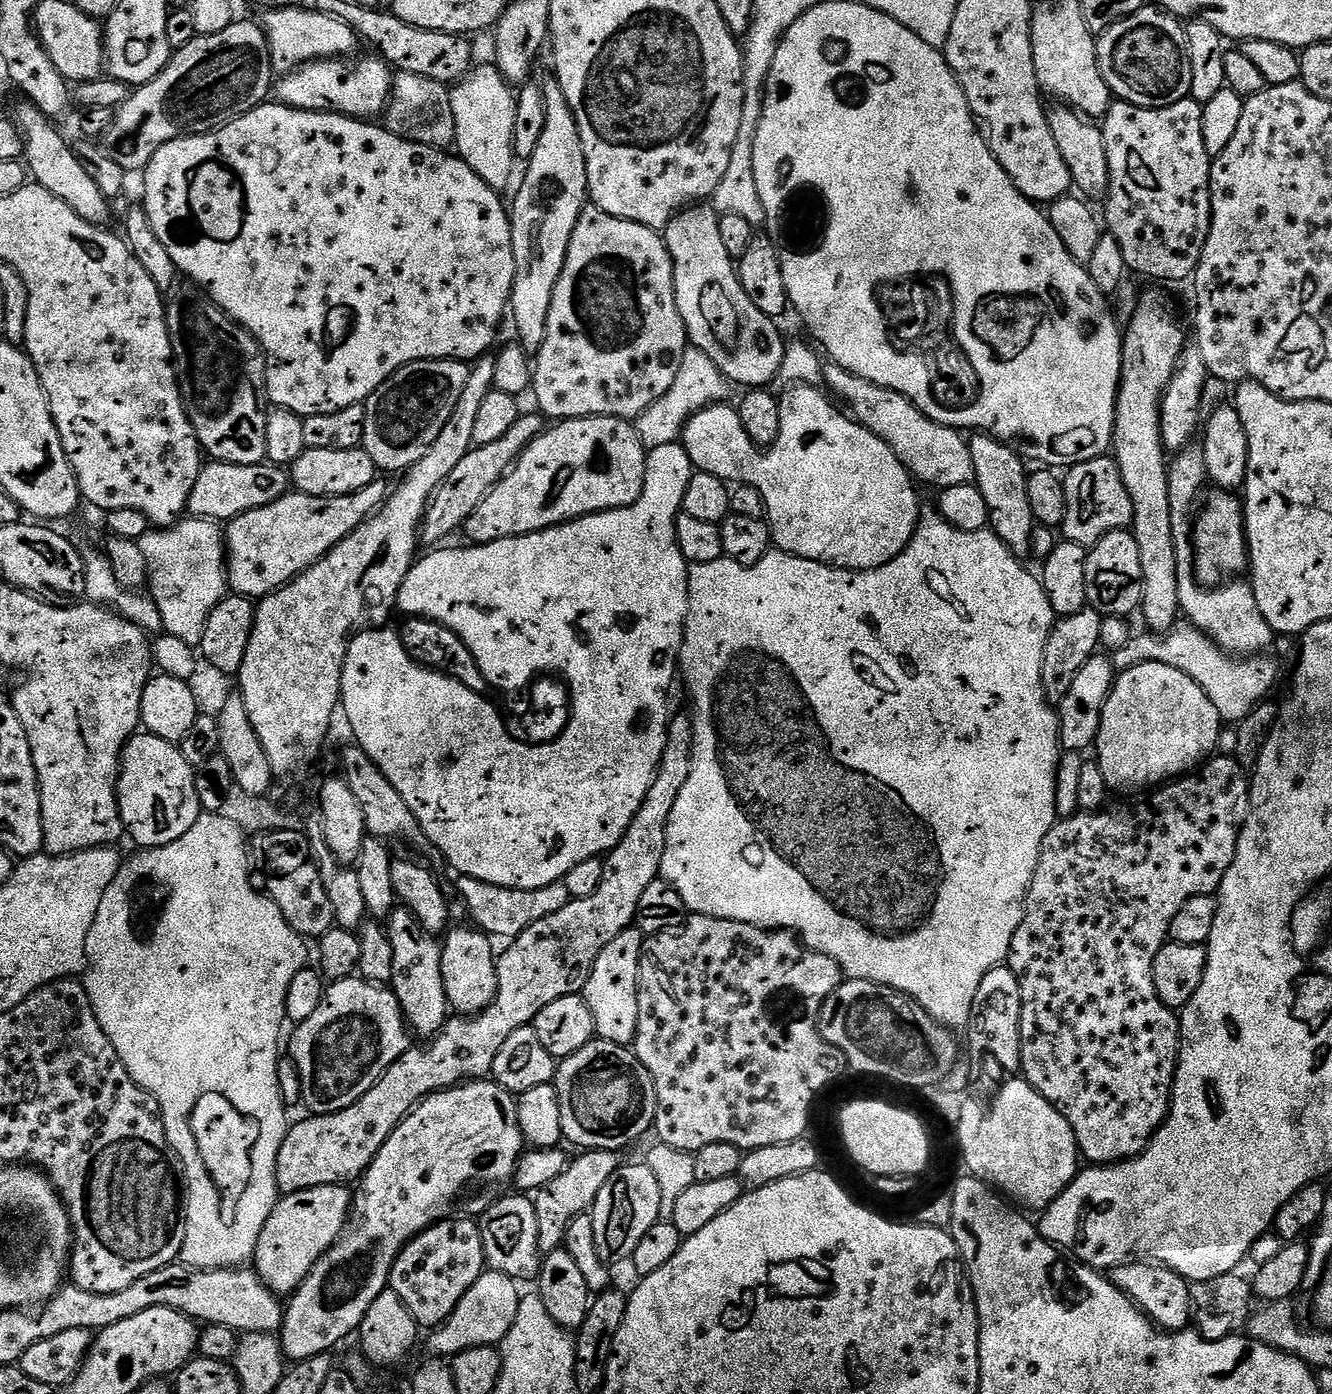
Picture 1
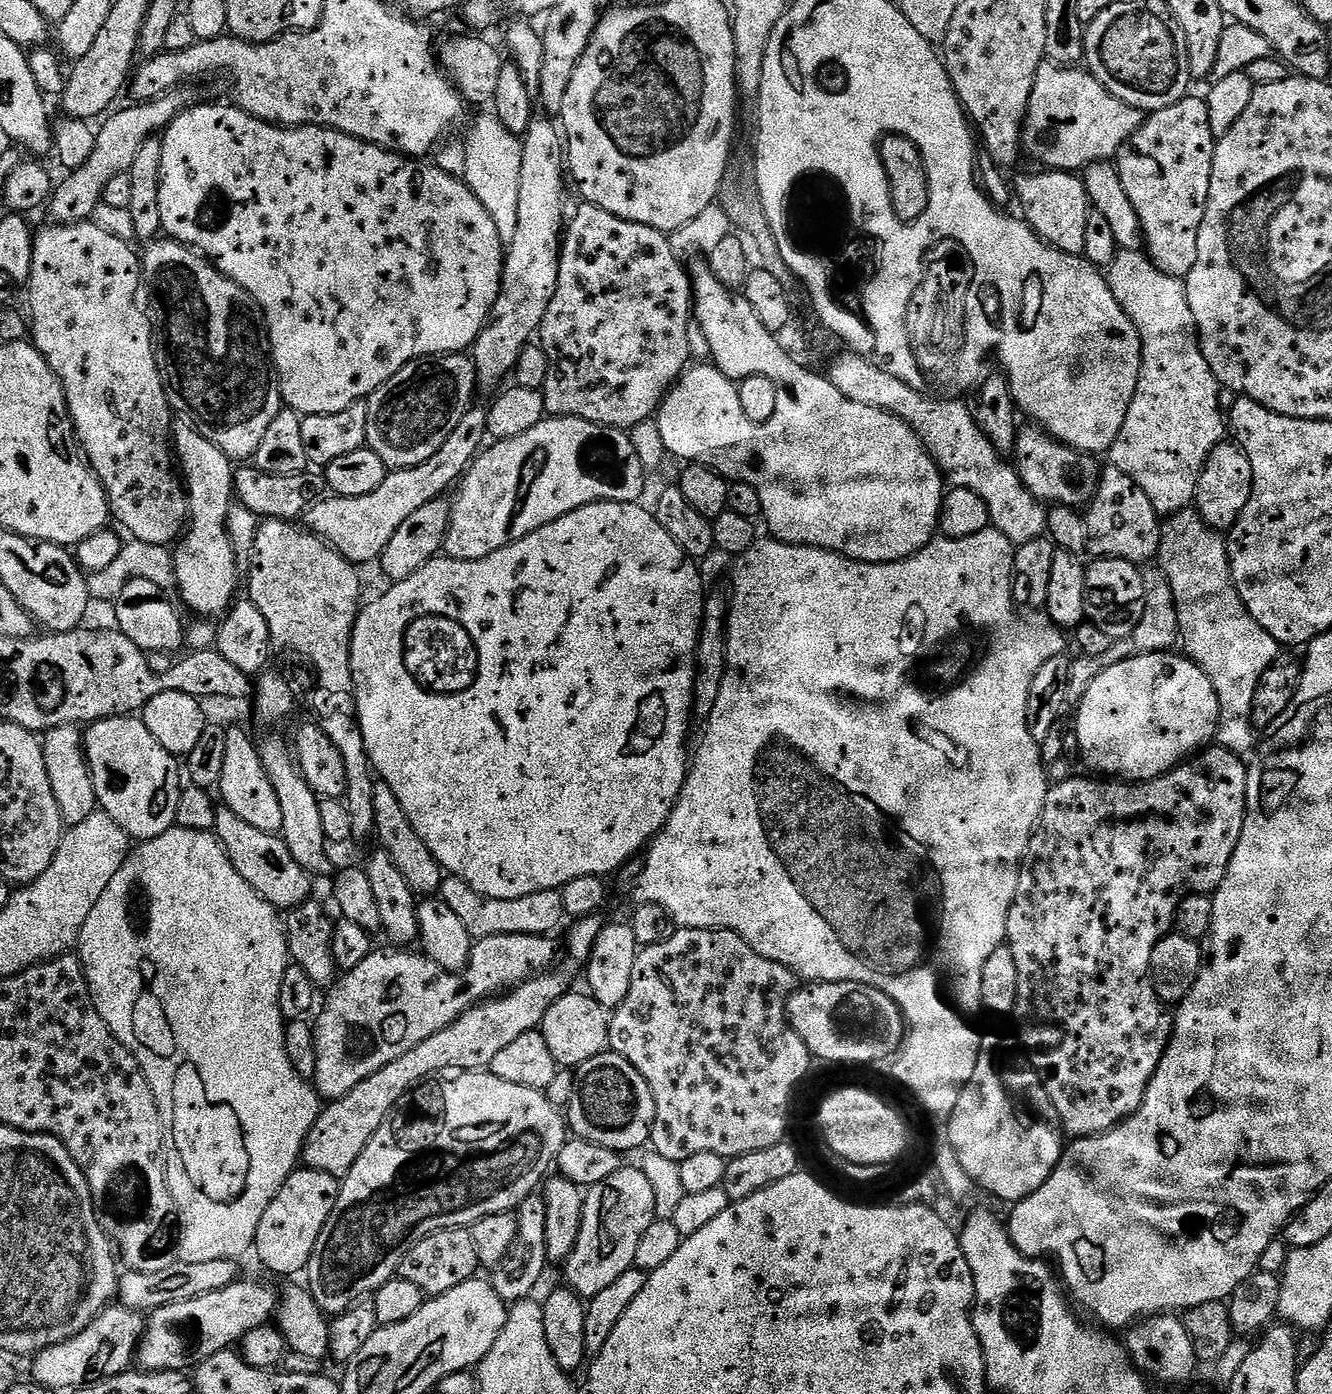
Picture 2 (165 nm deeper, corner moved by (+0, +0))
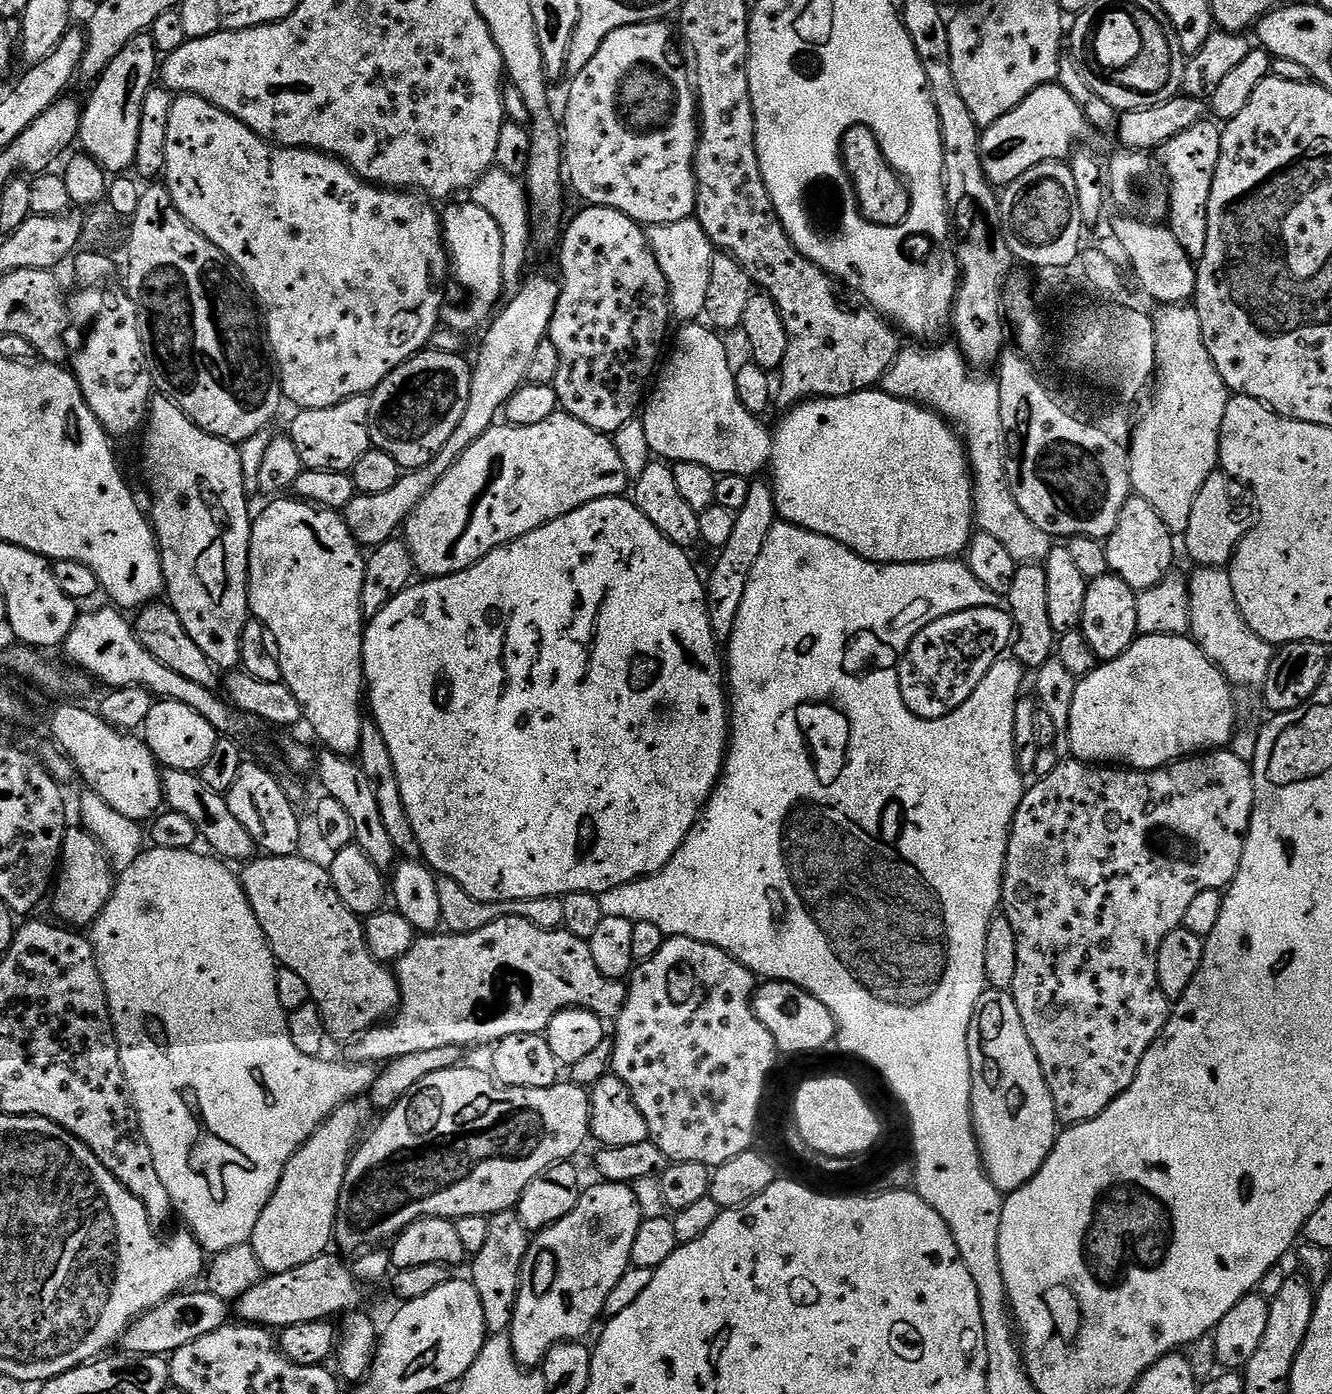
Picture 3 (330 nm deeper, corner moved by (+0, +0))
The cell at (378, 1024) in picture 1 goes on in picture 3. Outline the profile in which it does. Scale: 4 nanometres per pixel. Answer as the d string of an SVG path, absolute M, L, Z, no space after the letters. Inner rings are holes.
M507 916L506 918L498 918L494 922L490 922L490 926L486 926L482 930L474 930L474 934L462 934L461 936L455 934L440 935L441 934L421 935L419 939L417 939L415 946L412 947L401 960L396 961L394 965L394 975L396 981L400 984L400 1007L395 1015L387 1022L381 1023L379 1026L370 1029L370 1031L362 1033L361 1036L356 1037L355 1040L347 1045L347 1059L349 1061L357 1064L380 1066L380 1063L383 1065L385 1062L402 1058L406 1054L422 1054L426 1050L442 1050L442 1046L454 1046L461 1050L472 1048L475 1044L495 1046L510 1034L547 1033L554 1014L558 1014L567 1008L585 1008L594 1013L595 1016L599 1016L601 1020L612 1022L619 1016L628 997L627 983L606 978L602 974L602 970L598 970L598 966L594 966L594 954L590 954L590 946L587 940L578 938L574 934L563 930L547 932L538 926L534 926L530 922L526 922L522 918Z

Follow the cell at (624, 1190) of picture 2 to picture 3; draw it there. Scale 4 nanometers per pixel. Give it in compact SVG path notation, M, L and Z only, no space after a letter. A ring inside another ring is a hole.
M599 1183L593 1188L585 1187L580 1193L578 1206L574 1206L566 1218L535 1233L528 1245L510 1335L517 1362L529 1370L543 1365L544 1355L556 1344L580 1342L588 1338L584 1336L591 1334L596 1319L604 1316L610 1290L618 1286L618 1278L628 1272L632 1263L634 1237L642 1219L636 1189L626 1184Z

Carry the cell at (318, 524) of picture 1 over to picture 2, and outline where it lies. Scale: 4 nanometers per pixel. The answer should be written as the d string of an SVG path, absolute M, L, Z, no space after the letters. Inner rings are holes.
M479 406L469 408L468 413L462 418L462 422L458 422L454 434L450 434L450 438L446 438L446 442L442 442L442 446L438 446L438 450L434 455L426 458L426 462L422 462L413 468L397 468L389 471L388 476L382 482L382 486L378 486L378 490L370 490L370 494L362 494L361 496L338 496L332 494L327 498L317 500L315 504L309 507L306 513L307 527L314 535L320 537L325 544L331 546L334 551L342 554L354 565L363 566L363 564L370 563L371 560L372 563L379 561L380 555L386 550L386 542L390 542L390 538L394 538L394 533L398 530L398 526L402 526L402 522L406 522L406 518L410 518L410 514L415 514L422 506L426 506L426 502L441 499L445 495L444 491L448 487L451 489L463 477L464 473L471 468L472 461L480 455L485 447L487 436L487 411L483 407L480 409Z

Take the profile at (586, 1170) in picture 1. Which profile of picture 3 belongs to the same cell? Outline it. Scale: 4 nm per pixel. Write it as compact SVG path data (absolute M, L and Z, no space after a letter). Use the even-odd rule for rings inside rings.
M515 1211L497 1212L490 1219L490 1235L487 1236L482 1250L478 1250L471 1257L470 1279L478 1290L478 1298L482 1298L482 1314L486 1314L489 1333L504 1334L511 1329L514 1306L518 1302L520 1275L529 1243L528 1227L520 1221Z

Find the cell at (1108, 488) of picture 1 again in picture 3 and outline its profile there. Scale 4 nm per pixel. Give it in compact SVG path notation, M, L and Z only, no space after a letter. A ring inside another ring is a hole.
M1131 495L1122 506L1122 514L1118 518L1118 526L1109 534L1106 541L1106 562L1108 571L1113 576L1122 578L1126 586L1130 586L1137 594L1150 590L1152 586L1158 586L1162 578L1173 571L1172 559L1178 552L1178 544L1174 541L1174 534L1158 518L1158 510L1146 502L1146 498L1138 495Z

